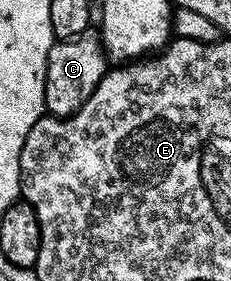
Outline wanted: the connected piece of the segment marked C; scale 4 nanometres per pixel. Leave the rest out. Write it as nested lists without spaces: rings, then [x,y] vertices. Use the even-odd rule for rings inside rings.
[[[85,32],[76,38],[53,41],[44,81],[45,111],[54,118],[69,118],[78,112],[78,108],[90,100],[94,88],[98,88],[109,66],[110,59],[104,52],[104,44],[95,33]]]

